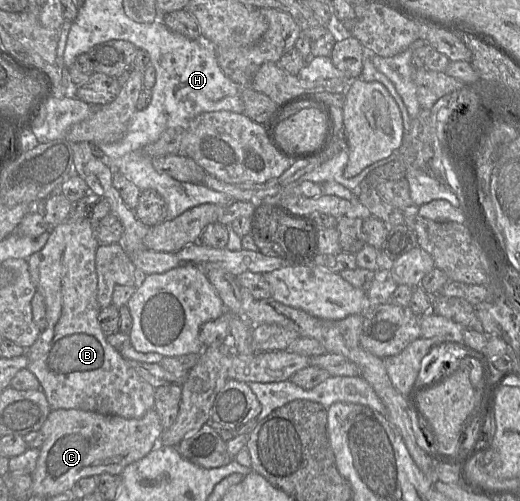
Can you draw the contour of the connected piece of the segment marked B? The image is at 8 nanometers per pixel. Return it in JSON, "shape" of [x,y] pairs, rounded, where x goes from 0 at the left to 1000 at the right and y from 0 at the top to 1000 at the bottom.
{"shape":[[[169,439],[121,443],[96,455],[87,491],[54,517],[60,559],[87,597],[90,653],[67,685],[50,699],[52,737],[73,756],[98,818],[152,816],[242,836],[273,834],[298,808],[298,774],[269,752],[204,677],[190,643],[194,619],[187,601],[188,555],[183,511],[190,483],[181,449]]]}

